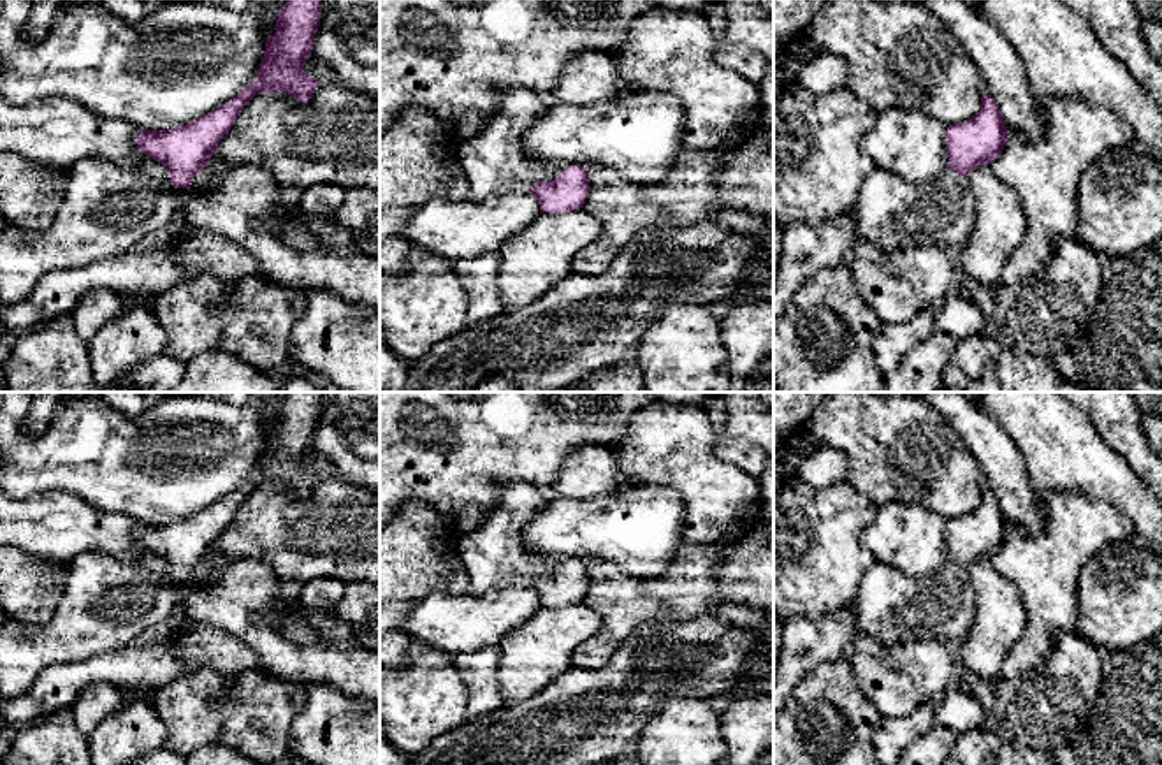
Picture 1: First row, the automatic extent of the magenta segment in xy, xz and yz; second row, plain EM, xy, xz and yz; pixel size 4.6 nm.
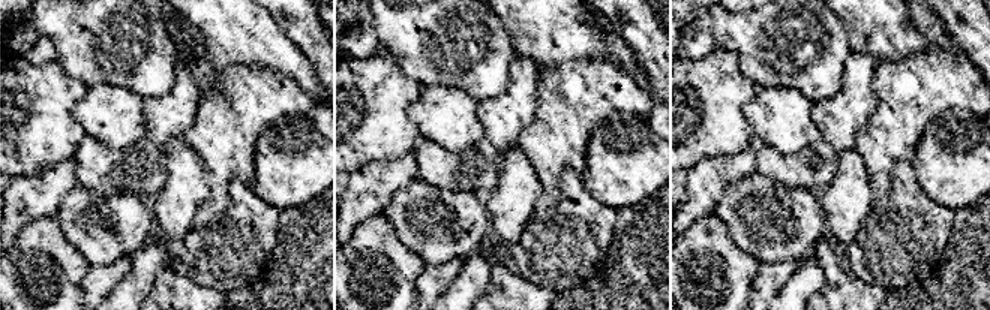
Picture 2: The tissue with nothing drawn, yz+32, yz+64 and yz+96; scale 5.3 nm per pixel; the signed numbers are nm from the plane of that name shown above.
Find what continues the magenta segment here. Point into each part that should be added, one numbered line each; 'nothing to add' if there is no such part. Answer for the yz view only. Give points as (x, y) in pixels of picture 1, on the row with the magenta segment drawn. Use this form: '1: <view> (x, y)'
1: yz (892, 213)

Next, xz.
1: xz (493, 162)

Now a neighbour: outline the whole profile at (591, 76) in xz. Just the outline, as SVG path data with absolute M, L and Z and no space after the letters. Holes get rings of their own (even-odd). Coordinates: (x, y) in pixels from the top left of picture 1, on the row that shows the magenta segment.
M580 51L561 74L559 84L548 93L552 102L585 104L615 97L624 86L615 60L603 51Z

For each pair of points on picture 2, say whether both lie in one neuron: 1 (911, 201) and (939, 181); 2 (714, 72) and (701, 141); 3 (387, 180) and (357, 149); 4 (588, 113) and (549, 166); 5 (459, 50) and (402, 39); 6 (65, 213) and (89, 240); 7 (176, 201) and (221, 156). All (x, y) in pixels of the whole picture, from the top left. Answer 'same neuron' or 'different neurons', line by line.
1: different neurons
2: same neuron
3: different neurons
4: same neuron
5: same neuron
6: same neuron
7: different neurons

